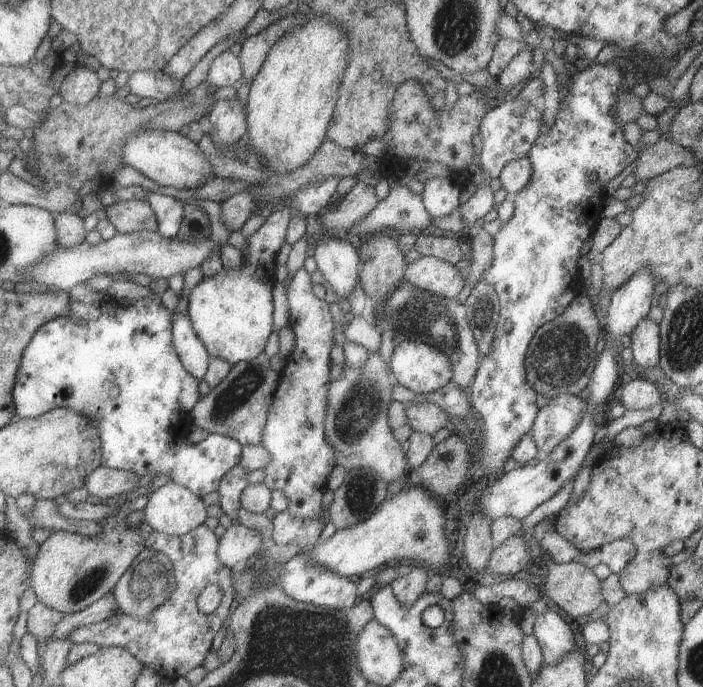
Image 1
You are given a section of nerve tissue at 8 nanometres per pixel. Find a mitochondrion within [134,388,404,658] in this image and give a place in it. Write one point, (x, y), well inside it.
(359, 494)

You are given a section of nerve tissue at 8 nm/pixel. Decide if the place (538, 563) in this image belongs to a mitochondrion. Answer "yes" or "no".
no

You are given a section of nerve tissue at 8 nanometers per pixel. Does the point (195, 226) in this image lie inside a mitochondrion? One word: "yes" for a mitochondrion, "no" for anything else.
no

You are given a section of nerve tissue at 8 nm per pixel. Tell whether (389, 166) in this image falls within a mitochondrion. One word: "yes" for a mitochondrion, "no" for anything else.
no

